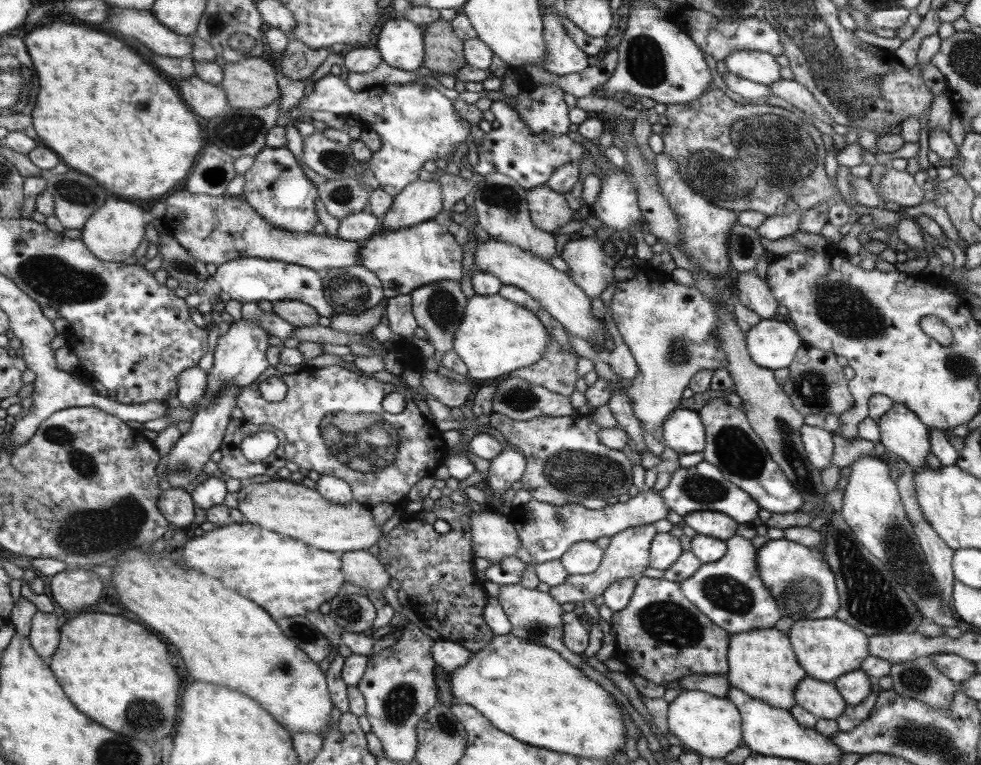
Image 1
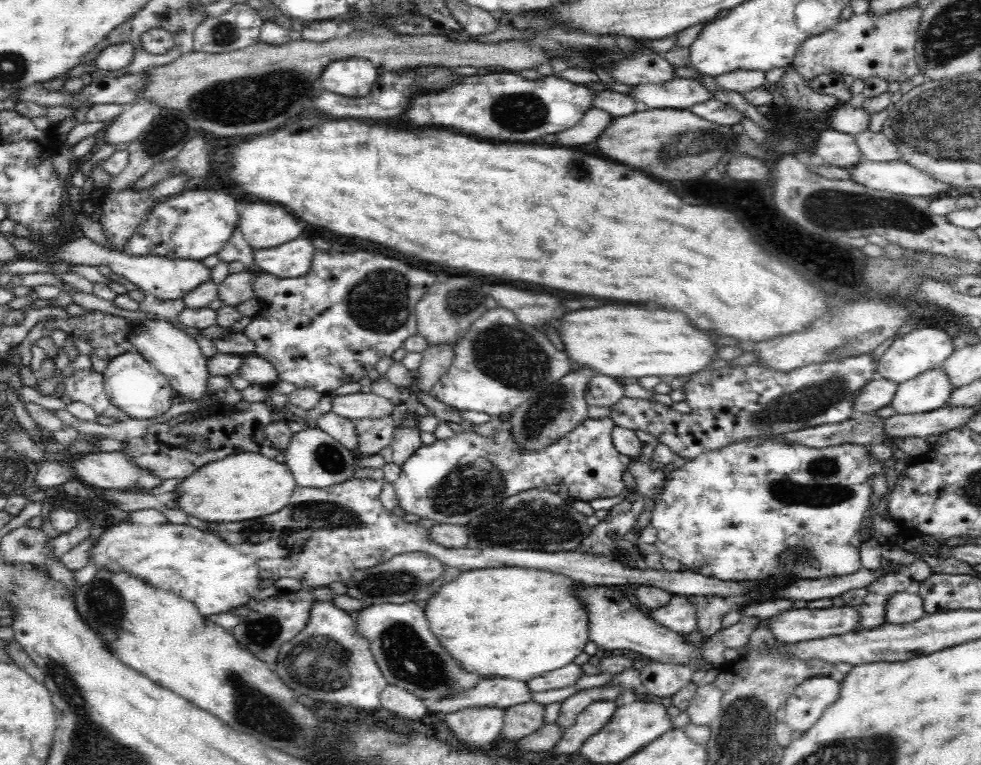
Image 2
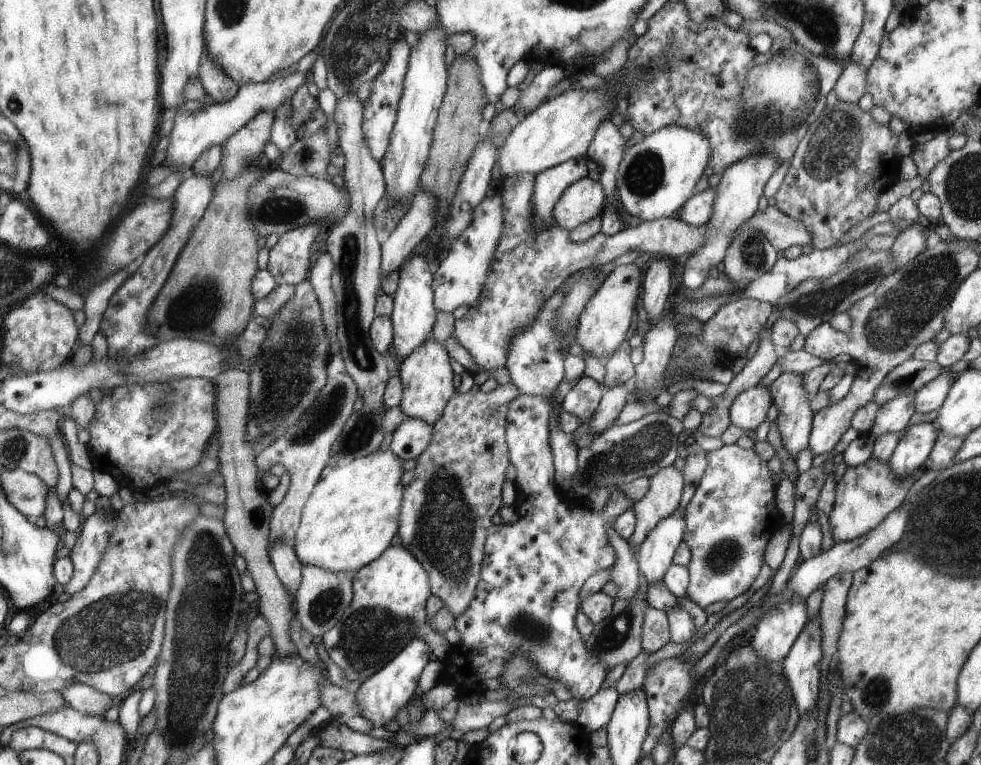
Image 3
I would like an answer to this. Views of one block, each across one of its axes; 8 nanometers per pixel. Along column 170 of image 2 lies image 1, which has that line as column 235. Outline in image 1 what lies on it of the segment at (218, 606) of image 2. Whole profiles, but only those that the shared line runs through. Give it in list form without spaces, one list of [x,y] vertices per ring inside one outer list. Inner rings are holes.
[[[234,523],[204,532],[186,539],[181,556],[185,568],[201,570],[215,580],[221,580],[225,588],[249,596],[255,604],[261,604],[269,616],[283,618],[313,612],[321,602],[337,594],[344,575],[341,576],[338,553],[311,550],[297,540],[279,536],[251,523]]]

